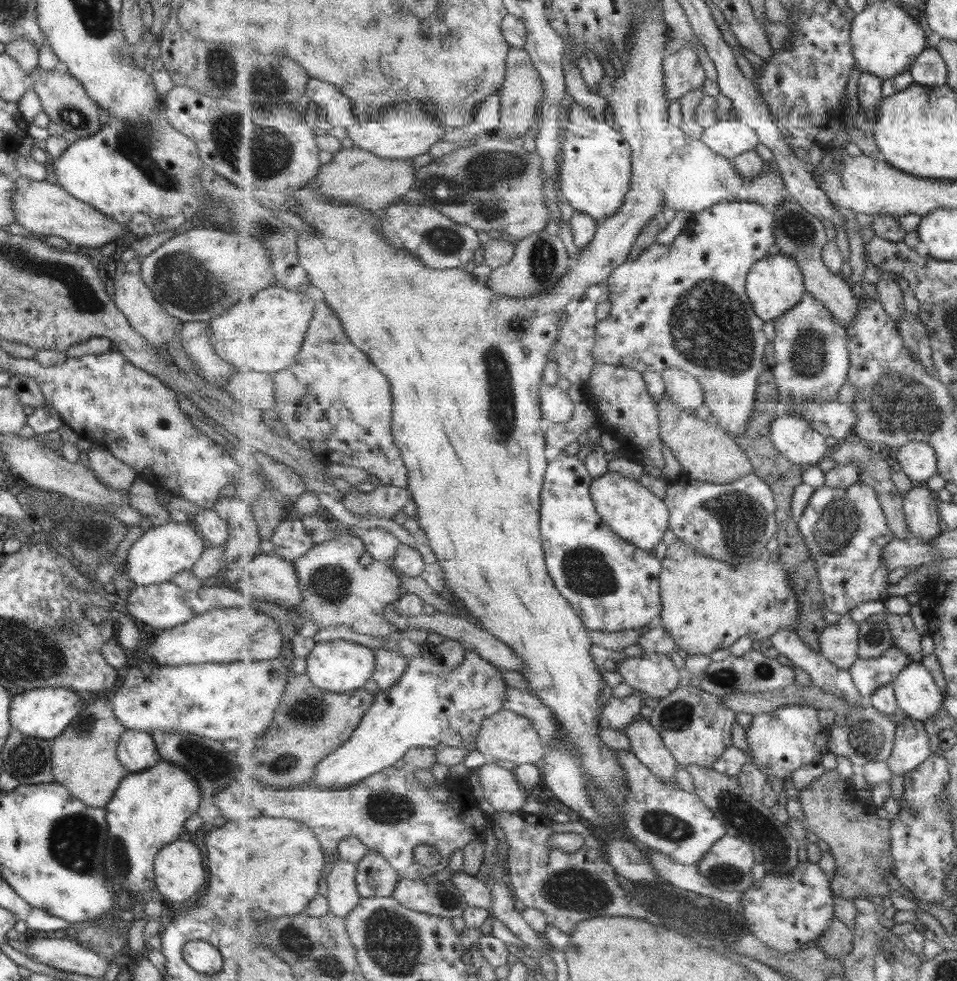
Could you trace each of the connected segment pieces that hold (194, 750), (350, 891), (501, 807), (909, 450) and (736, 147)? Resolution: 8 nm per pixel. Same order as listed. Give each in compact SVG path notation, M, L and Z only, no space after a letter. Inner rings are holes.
M152 732L150 736L159 757L163 761L182 768L196 782L203 799L213 799L220 790L229 786L240 776L238 770L238 761L242 761L240 747L229 746L221 741L211 741L195 735L179 735L178 732Z
M337 860L331 868L327 878L327 897L331 913L345 919L362 902L362 896L358 891L357 874L357 862Z
M488 760L479 769L484 798L497 812L517 813L525 807L525 790L519 786L518 777L513 770L506 770Z
M911 440L891 456L901 470L923 486L938 474L939 462L935 449L926 440Z
M736 117L704 129L702 141L721 156L731 160L744 152L756 150L761 142L758 132Z

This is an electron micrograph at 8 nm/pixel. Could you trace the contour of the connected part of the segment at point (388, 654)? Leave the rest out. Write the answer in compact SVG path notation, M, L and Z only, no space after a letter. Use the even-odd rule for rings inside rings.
M383 647L375 649L375 654L376 667L372 679L378 684L380 691L389 691L399 683L403 672L407 671L408 660L399 651Z

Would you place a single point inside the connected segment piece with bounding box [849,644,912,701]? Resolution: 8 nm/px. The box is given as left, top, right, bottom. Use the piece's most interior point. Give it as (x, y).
(870, 674)

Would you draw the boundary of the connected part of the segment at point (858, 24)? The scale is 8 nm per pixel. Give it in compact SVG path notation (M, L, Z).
M879 1L871 6L865 6L851 21L851 44L857 68L883 80L894 78L909 70L915 59L933 40L928 28L919 25L913 11L906 10L893 1Z

